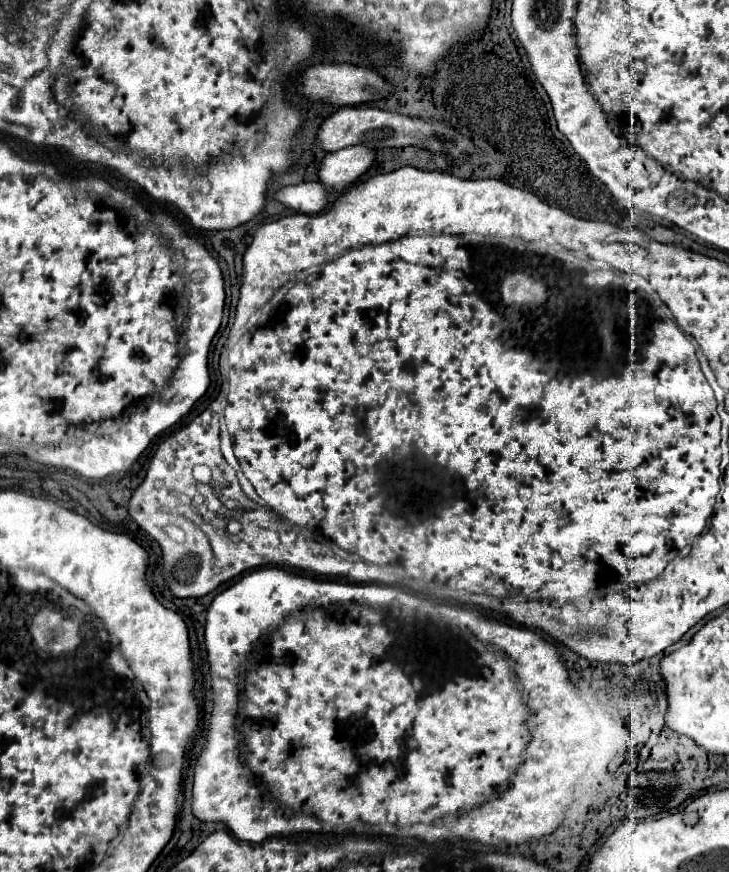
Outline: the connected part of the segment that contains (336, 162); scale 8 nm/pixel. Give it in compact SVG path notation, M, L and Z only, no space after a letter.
M343 148L327 154L319 166L319 182L327 192L341 192L351 186L373 164L373 150L369 148Z

